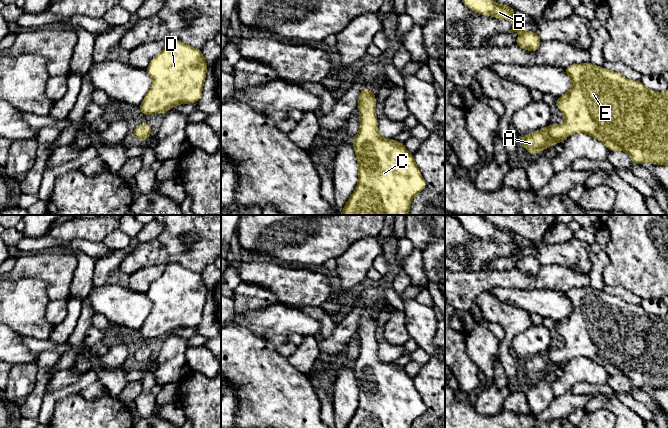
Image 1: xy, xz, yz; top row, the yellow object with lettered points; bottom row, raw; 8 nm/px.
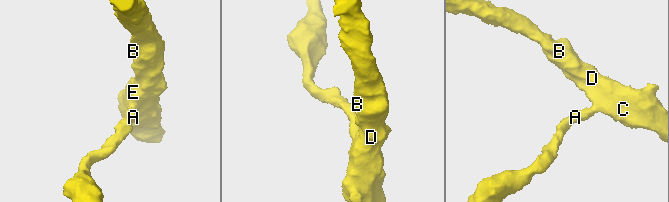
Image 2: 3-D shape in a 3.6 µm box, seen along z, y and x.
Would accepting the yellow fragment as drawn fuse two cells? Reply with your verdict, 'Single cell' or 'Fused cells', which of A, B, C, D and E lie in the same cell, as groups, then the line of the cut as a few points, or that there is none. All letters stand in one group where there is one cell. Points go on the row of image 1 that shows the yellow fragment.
Single cell. Groups: A B C D E. No split

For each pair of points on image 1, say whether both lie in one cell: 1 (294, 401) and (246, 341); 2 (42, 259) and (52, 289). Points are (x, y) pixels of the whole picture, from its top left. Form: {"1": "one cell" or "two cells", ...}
{"1": "one cell", "2": "one cell"}

